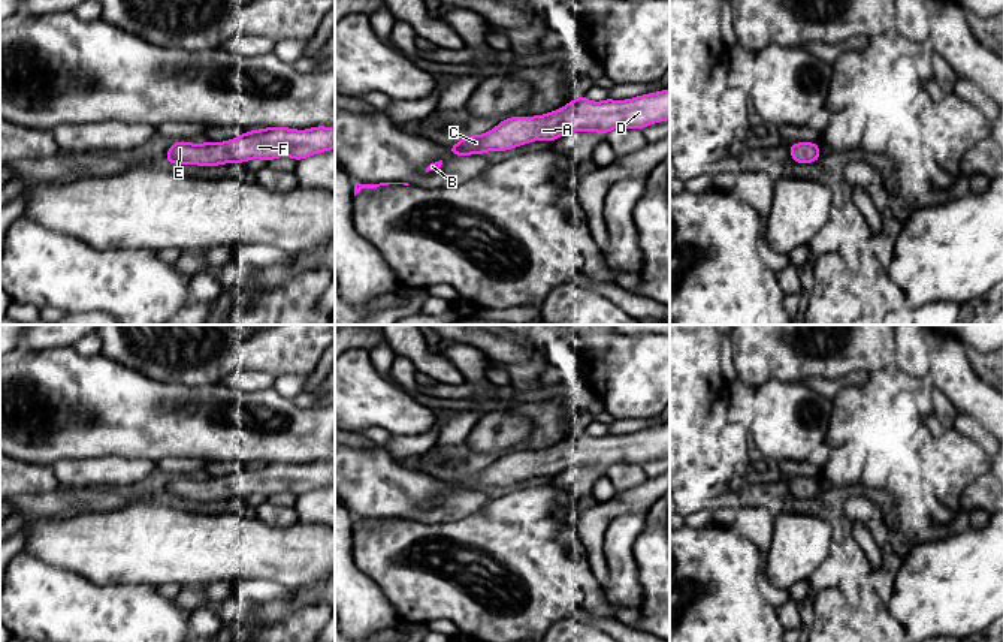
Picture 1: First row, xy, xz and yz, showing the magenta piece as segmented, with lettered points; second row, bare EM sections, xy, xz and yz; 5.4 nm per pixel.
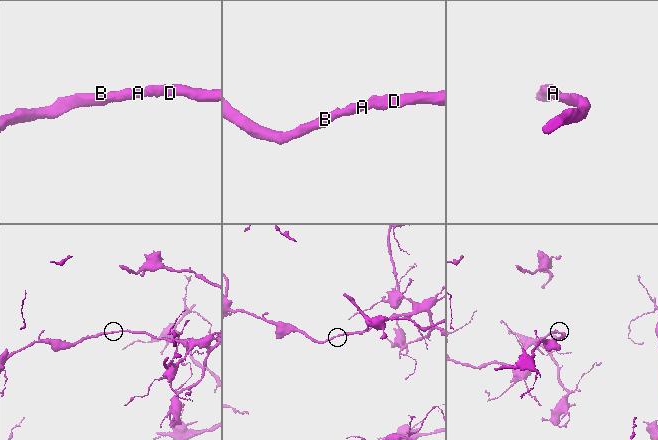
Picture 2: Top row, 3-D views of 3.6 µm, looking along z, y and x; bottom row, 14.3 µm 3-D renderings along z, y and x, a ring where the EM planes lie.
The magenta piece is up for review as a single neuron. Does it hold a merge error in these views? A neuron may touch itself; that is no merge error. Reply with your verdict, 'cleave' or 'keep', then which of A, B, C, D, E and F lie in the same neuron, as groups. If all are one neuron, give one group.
keep | A B C D E F

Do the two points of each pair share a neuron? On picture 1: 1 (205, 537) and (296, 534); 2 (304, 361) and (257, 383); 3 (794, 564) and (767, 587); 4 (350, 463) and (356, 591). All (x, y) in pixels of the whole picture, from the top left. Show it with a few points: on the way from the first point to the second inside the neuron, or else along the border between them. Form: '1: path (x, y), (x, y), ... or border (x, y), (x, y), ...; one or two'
1: path (227, 539), (274, 539); one
2: border (236, 368), (263, 370), (275, 377); two
3: border (763, 567), (767, 578), (776, 587), (787, 590); two
4: border (350, 512), (355, 518); two

